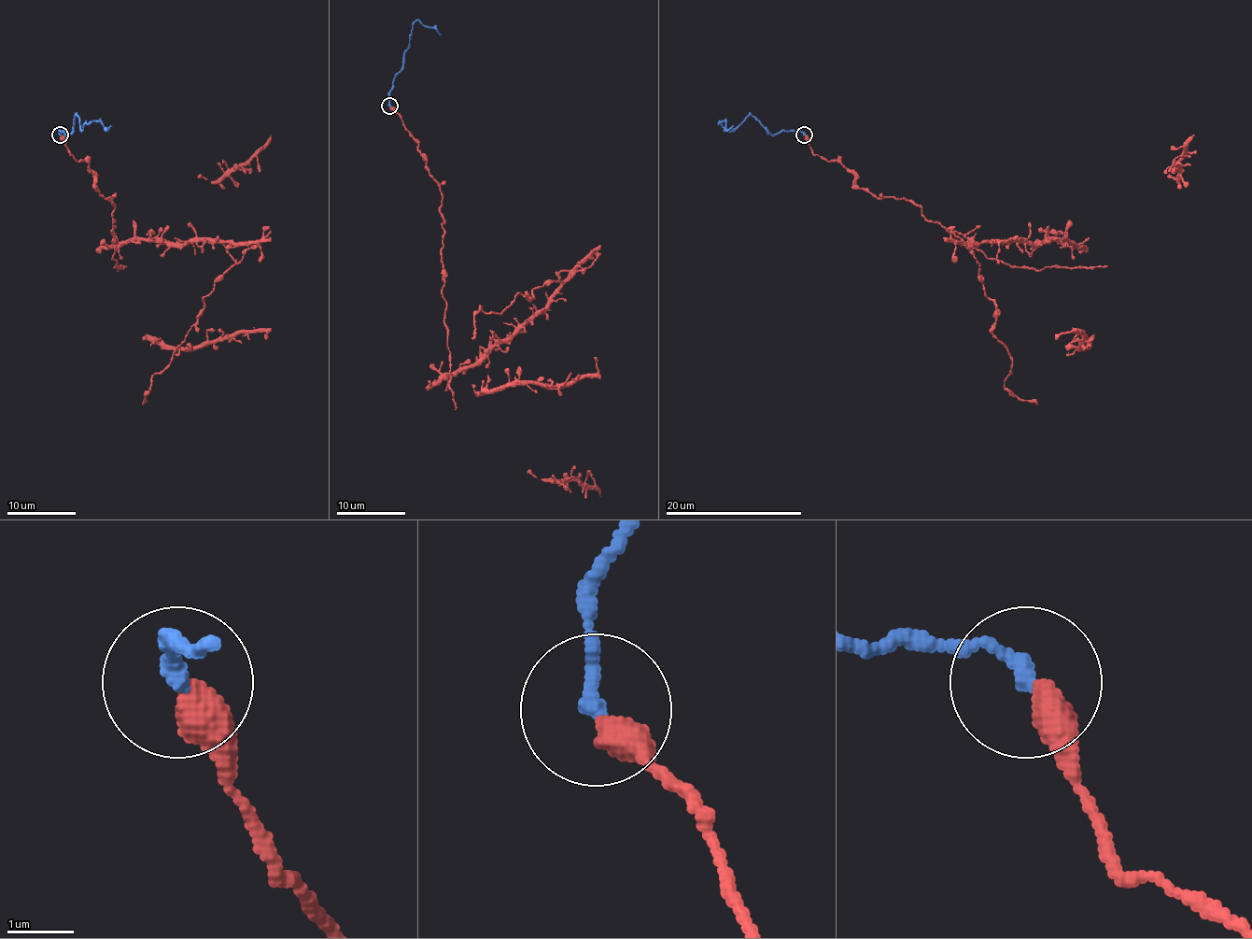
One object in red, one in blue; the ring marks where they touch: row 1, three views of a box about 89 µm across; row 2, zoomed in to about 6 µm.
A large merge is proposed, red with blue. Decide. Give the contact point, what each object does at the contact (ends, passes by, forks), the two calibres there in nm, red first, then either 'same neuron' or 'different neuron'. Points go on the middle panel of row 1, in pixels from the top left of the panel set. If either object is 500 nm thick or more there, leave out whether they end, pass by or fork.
place (389, 106); red ends; blue ends; calibres 480 and 240 nm; same neuron

